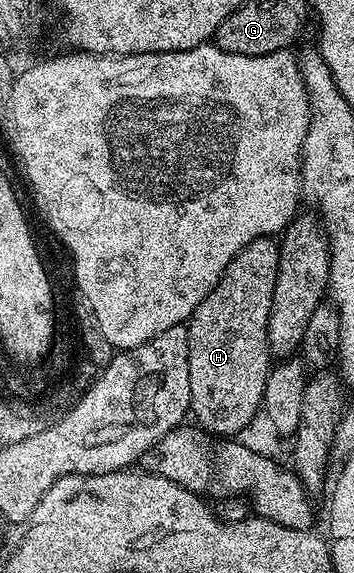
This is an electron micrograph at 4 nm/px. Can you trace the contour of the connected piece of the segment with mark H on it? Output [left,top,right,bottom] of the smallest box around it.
[188,237,280,439]

